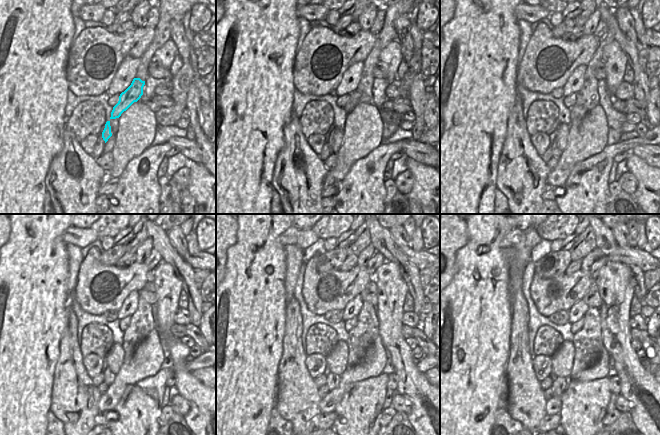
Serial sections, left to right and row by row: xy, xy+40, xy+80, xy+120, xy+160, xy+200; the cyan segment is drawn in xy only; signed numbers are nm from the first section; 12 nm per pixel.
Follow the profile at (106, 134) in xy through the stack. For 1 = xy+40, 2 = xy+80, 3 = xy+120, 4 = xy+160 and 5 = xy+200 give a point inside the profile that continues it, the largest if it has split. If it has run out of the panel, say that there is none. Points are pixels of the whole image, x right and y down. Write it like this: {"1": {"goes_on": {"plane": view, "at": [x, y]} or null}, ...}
{"1": {"goes_on": {"plane": "xy+40", "at": [329, 136]}}, "2": {"goes_on": {"plane": "xy+80", "at": [557, 153]}}, "3": {"goes_on": {"plane": "xy+120", "at": [108, 377]}}, "4": {"goes_on": {"plane": "xy+160", "at": [332, 382]}}, "5": {"goes_on": {"plane": "xy+200", "at": [559, 385]}}}

